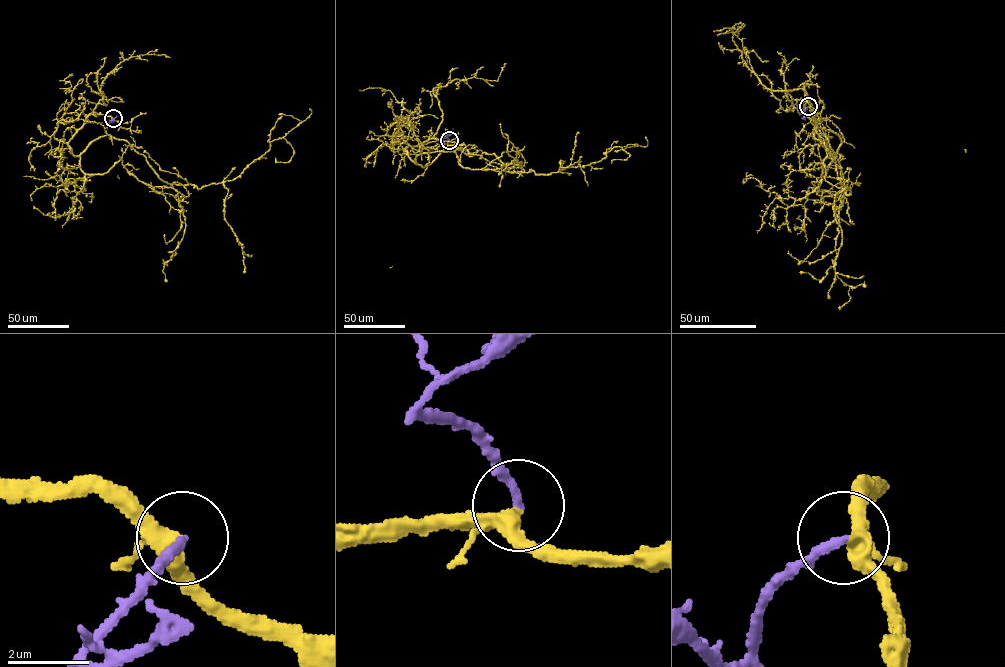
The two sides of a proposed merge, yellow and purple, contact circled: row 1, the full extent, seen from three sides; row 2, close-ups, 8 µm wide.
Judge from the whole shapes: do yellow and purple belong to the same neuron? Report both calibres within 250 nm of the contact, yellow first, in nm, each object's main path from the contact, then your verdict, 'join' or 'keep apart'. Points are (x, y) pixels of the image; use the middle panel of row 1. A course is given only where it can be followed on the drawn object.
300 nm thick on the yellow side, 220 nm on the other; yellow runs (449, 140), (404, 150), (426, 167), (465, 145), (512, 172), (548, 175), (637, 145), (614, 151); purple runs (449, 140), (446, 137), (453, 128); join

